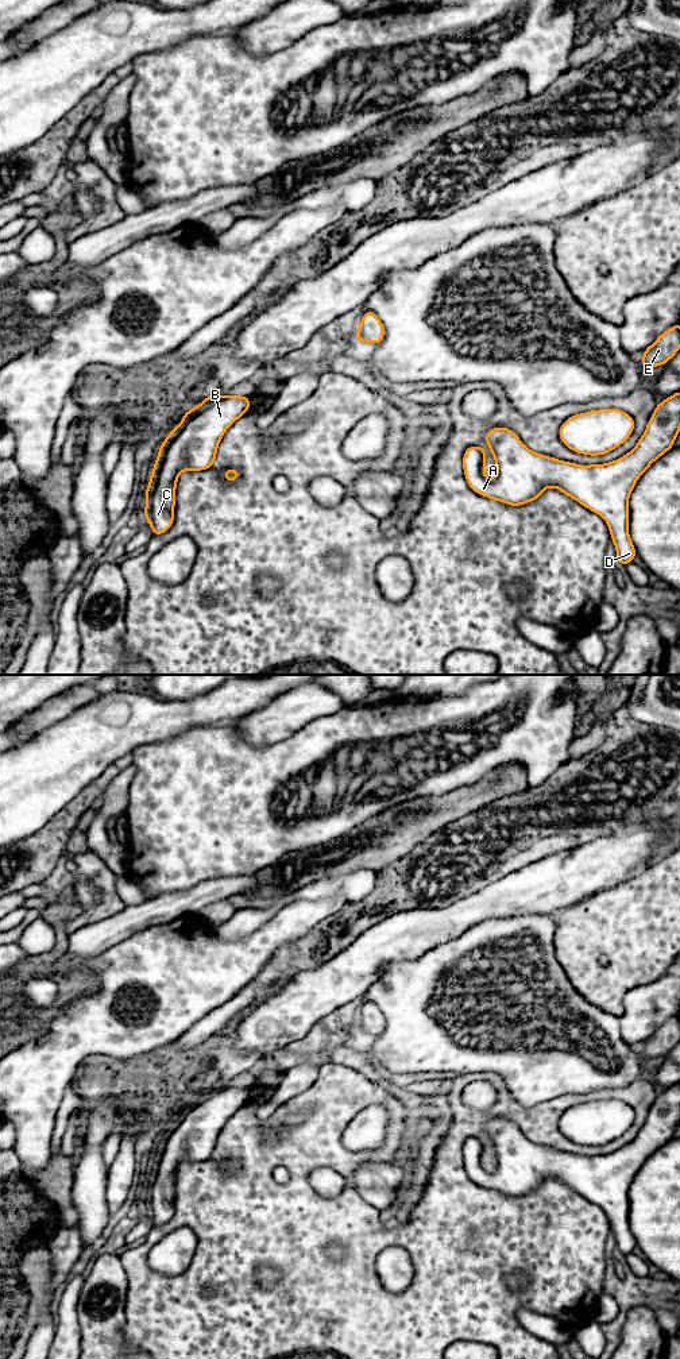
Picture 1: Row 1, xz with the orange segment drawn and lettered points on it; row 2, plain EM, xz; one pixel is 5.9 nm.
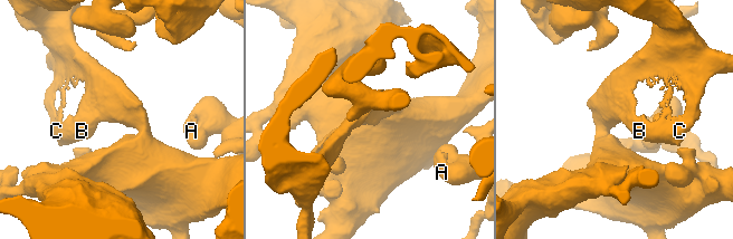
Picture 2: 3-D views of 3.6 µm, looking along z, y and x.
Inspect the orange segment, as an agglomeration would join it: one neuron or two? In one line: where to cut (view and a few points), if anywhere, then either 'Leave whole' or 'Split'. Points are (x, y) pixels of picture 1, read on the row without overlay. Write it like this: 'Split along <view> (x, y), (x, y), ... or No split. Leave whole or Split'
No split. Leave whole

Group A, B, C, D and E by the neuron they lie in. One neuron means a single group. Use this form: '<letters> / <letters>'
A B C D E

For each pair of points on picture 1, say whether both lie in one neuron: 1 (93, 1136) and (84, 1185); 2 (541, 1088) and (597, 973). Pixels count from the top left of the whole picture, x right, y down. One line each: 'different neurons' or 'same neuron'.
1: same neuron
2: different neurons

